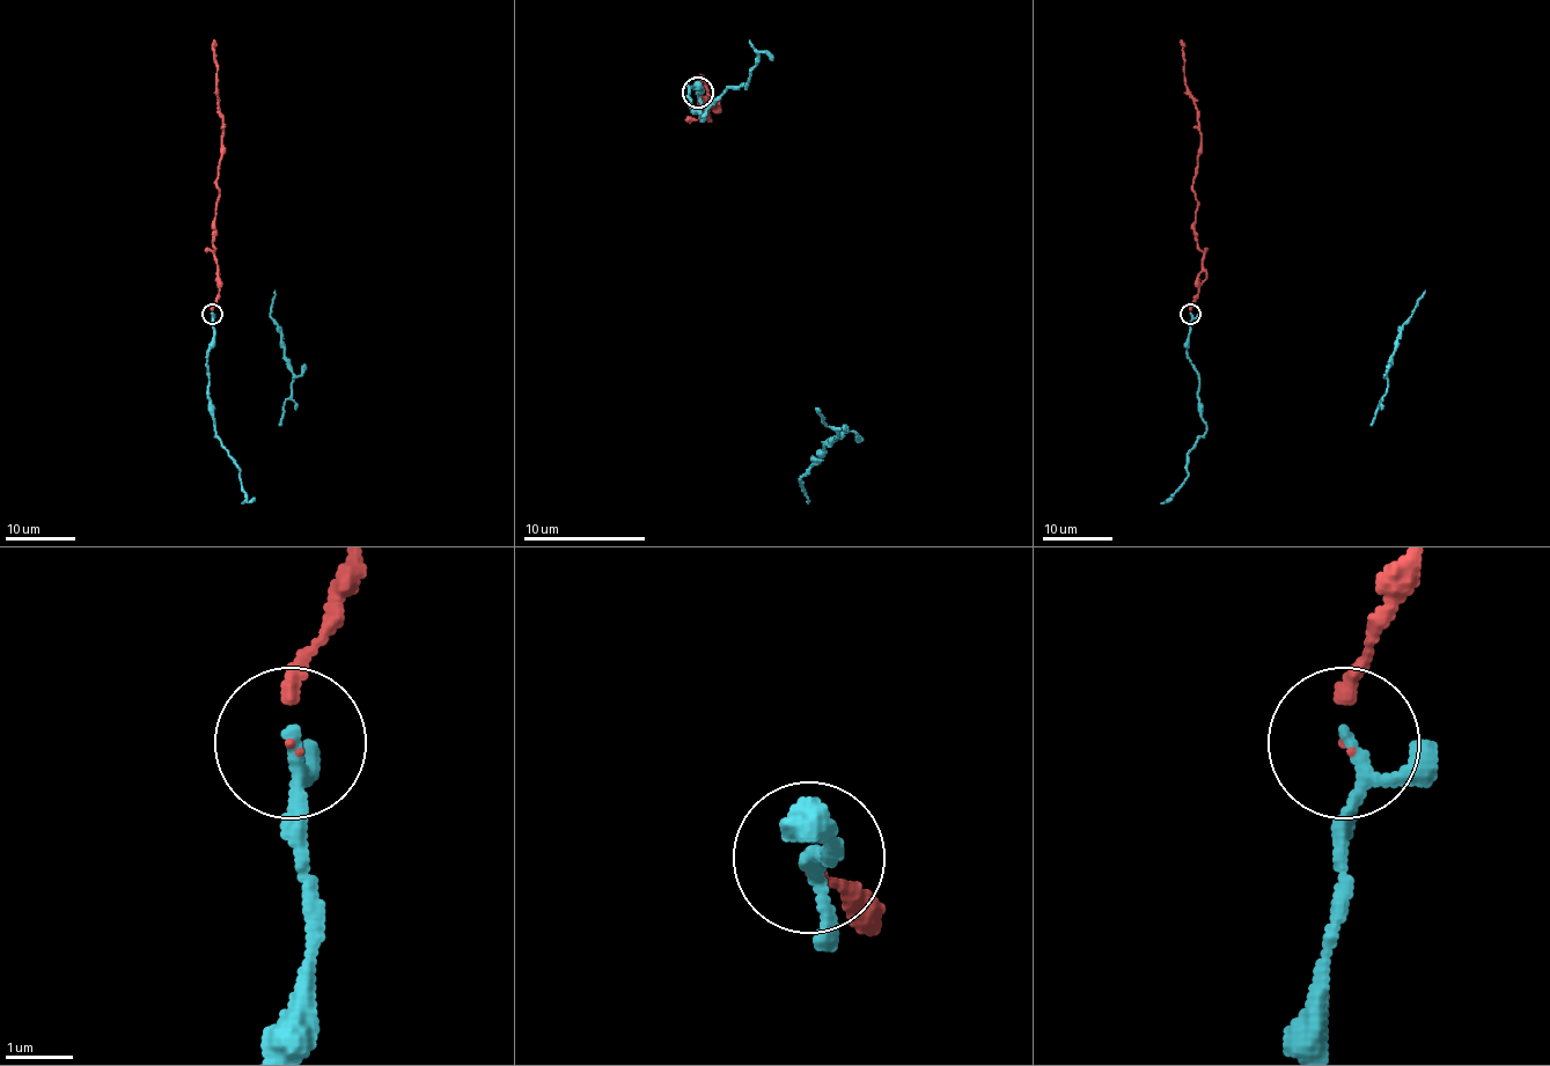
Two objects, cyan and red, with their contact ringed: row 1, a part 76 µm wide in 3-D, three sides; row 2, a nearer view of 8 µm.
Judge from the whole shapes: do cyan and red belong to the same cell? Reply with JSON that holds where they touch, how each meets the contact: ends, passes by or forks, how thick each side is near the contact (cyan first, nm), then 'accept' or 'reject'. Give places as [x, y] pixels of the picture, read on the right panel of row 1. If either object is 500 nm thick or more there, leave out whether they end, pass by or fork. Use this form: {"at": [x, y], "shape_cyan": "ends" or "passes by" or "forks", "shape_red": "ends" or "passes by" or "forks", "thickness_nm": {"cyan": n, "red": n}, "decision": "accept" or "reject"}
{"at": [1190, 314], "shape_cyan": "passes by", "shape_red": "ends", "thickness_nm": {"cyan": 150, "red": 150}, "decision": "accept"}

